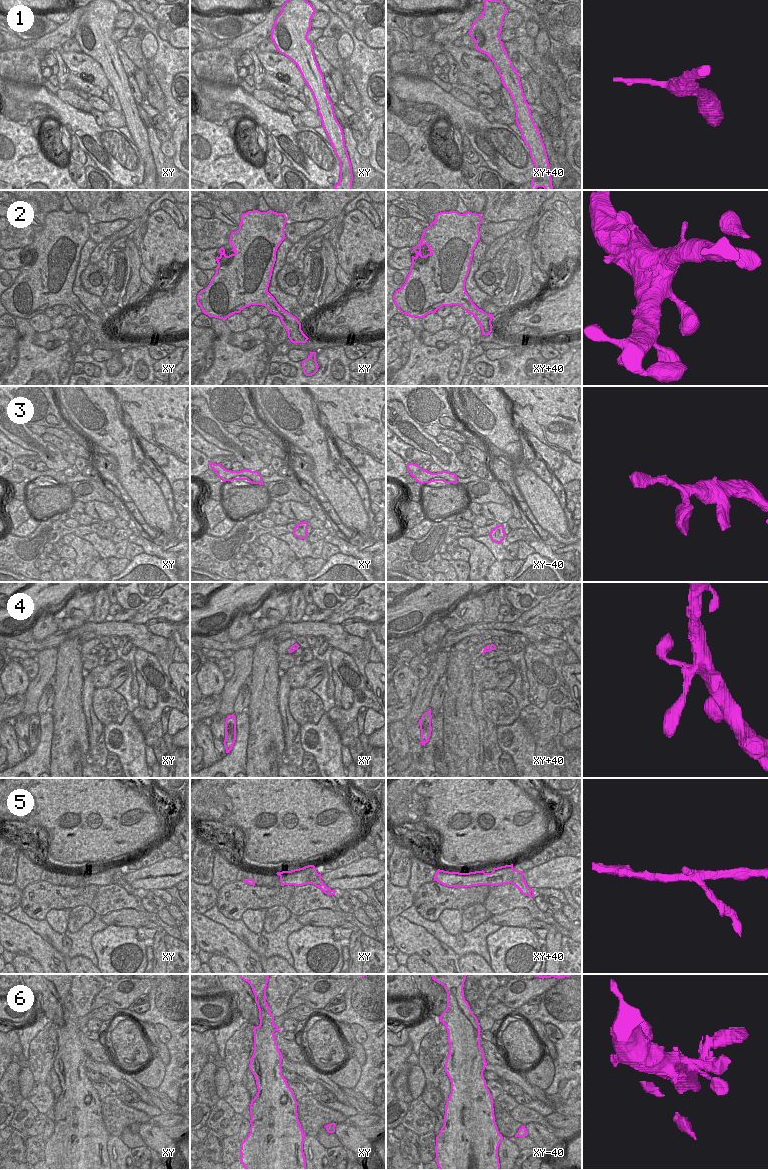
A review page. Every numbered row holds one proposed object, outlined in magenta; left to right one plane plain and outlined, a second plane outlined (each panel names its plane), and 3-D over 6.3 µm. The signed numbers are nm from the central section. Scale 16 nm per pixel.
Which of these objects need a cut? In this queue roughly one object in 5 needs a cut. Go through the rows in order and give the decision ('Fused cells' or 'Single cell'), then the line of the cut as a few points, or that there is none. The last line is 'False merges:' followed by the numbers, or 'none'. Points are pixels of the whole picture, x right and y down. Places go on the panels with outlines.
1: Single cell. No split
2: Single cell. No split
3: Single cell. No split
4: Single cell. No split
5: Fused cells. Split along xy (315, 870), (309, 876), (308, 883)
6: Single cell. No split
False merges: 5

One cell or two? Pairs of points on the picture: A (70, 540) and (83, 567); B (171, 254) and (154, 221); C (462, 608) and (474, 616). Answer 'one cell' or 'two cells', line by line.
A: one cell
B: one cell
C: one cell

